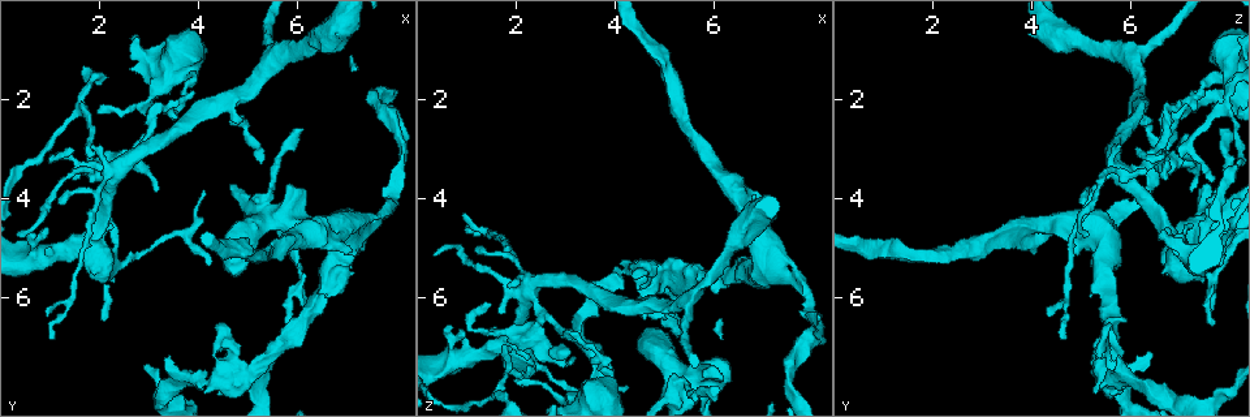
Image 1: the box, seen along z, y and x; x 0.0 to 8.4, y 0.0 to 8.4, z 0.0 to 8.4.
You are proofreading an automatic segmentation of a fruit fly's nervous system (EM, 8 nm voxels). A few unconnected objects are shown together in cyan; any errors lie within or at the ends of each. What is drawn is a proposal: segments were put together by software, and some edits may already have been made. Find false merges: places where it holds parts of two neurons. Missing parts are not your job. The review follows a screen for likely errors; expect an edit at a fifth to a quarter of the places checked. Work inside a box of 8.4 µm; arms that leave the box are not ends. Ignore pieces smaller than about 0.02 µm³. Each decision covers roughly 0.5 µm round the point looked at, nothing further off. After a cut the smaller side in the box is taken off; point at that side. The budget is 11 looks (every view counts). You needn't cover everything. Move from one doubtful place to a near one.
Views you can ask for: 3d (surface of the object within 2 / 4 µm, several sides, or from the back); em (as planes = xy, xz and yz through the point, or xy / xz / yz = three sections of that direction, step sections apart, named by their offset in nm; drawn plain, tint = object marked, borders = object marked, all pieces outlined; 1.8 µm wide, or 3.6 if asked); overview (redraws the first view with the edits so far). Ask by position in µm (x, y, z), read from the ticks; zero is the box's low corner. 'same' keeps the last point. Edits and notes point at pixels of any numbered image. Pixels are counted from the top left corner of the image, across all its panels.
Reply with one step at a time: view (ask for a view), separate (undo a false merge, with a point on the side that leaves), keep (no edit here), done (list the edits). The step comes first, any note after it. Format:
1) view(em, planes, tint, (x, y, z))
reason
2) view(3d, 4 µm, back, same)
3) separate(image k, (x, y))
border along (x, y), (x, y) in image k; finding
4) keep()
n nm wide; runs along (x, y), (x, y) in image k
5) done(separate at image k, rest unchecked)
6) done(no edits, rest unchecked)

view(em, xz, step 4, tint, (5.25, 4.25, 7.90))
narrows sharply

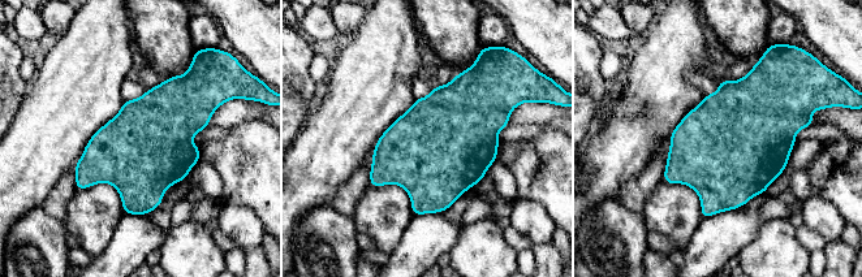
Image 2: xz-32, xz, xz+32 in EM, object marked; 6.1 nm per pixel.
keep()
all the same neuron

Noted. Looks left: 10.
view(em, xy, step 16, tint, (0.80, 5.20, 7.25))
abrupt turn

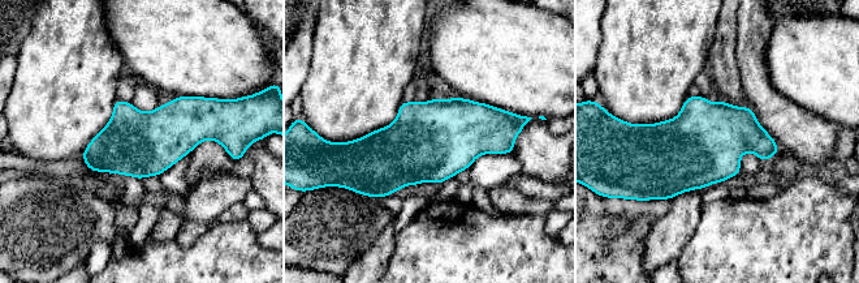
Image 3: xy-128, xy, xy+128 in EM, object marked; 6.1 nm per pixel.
keep()
all the same neuron

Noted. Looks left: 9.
view(em, 3.6 µm, planes, tint, (3.80, 1.50, 7.85))
calibre changes

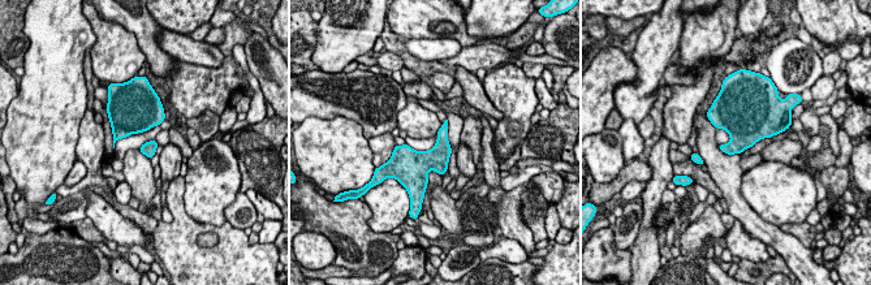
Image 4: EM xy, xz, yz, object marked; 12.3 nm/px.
keep()
190 nm wide; continuous, no second neuron

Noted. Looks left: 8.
view(em, planes, borders, (2.35, 3.50, 5.95))
sudden change in width

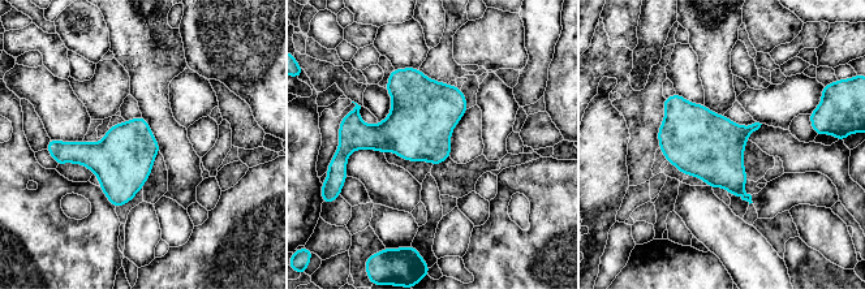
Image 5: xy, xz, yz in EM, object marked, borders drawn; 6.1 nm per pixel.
keep()
one neuron here

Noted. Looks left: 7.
done(no edits, rest unchecked)

